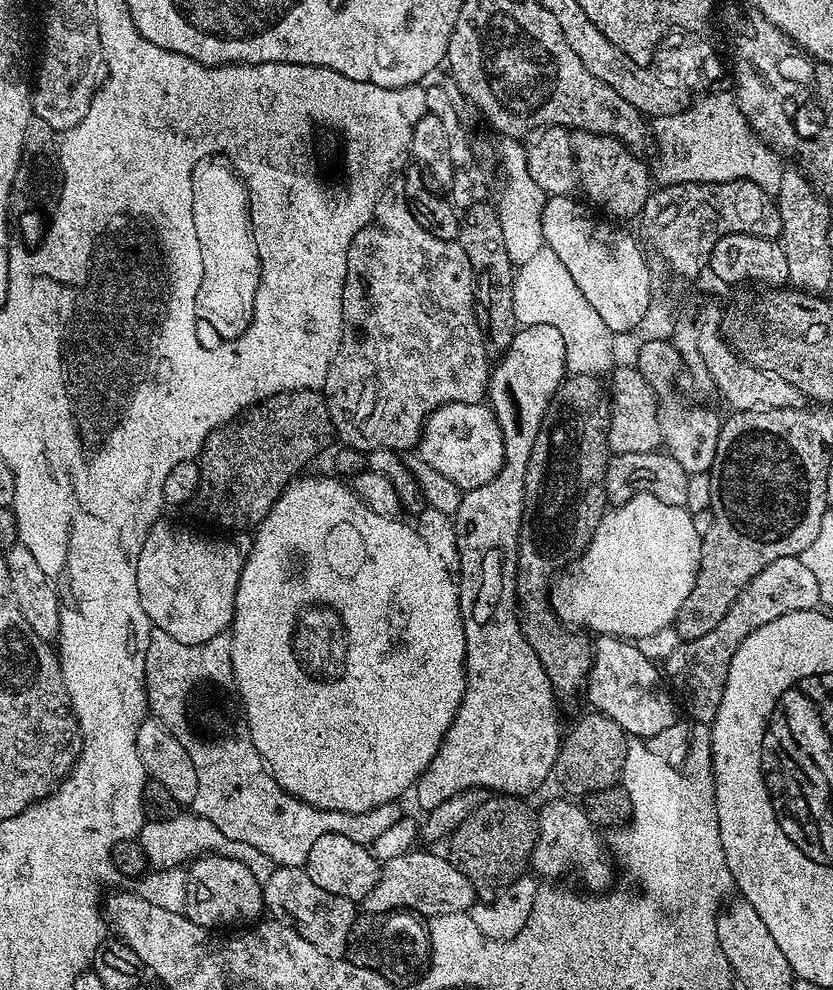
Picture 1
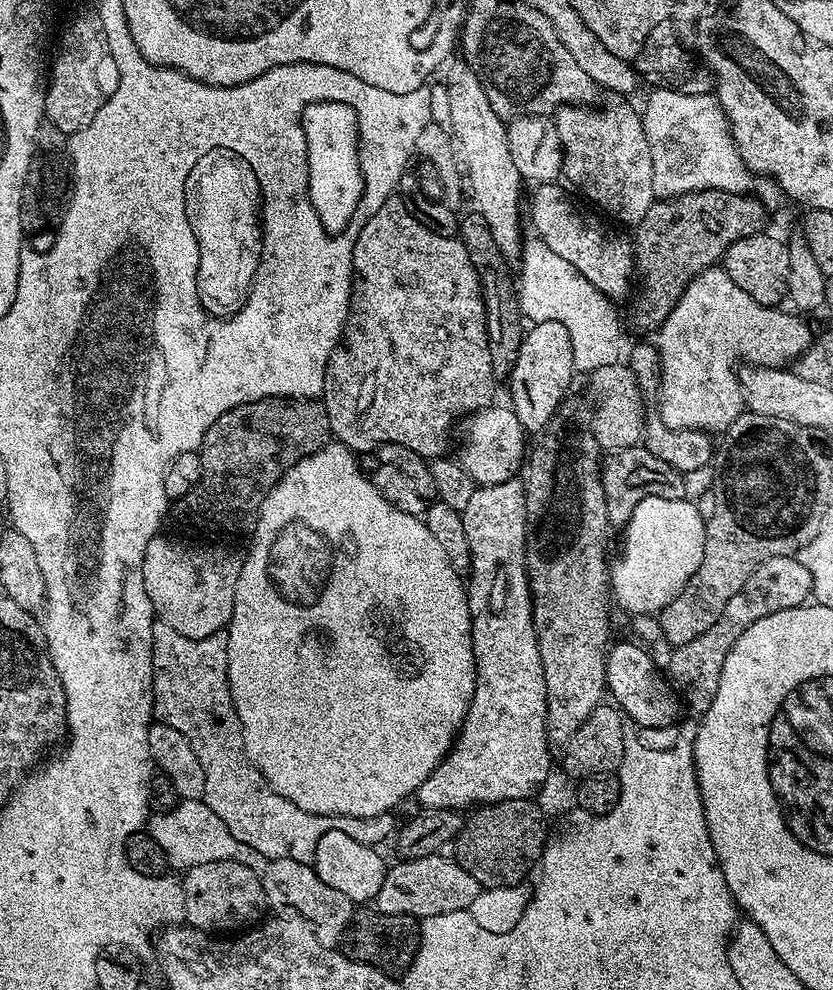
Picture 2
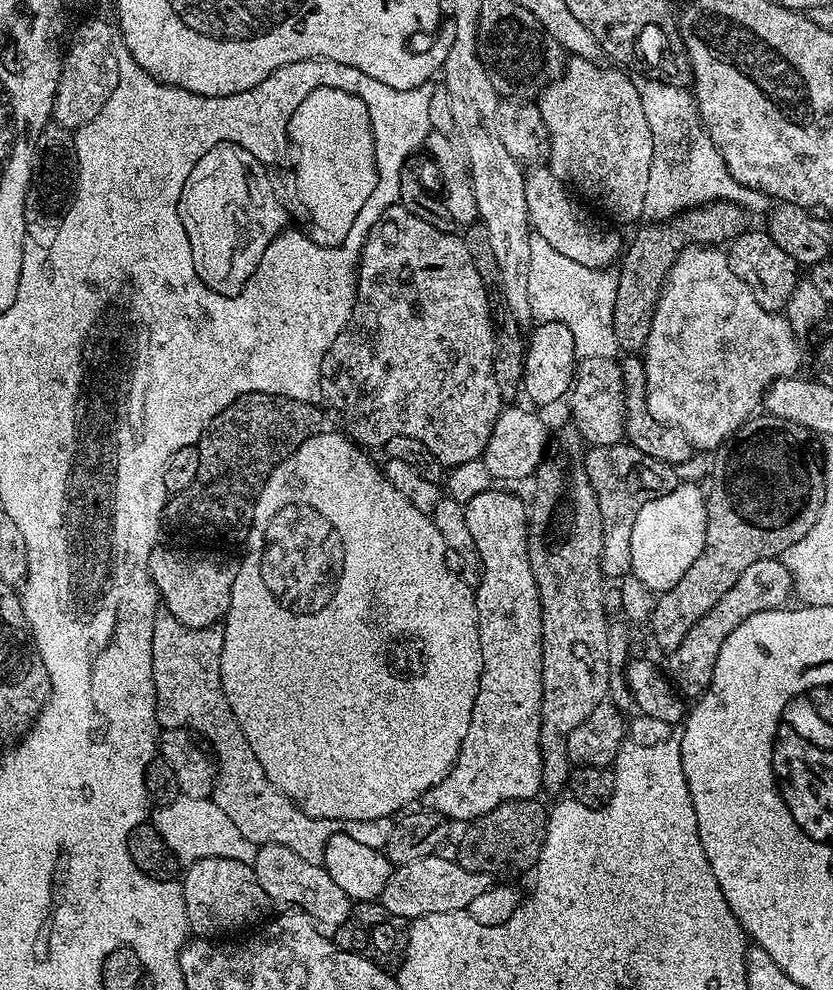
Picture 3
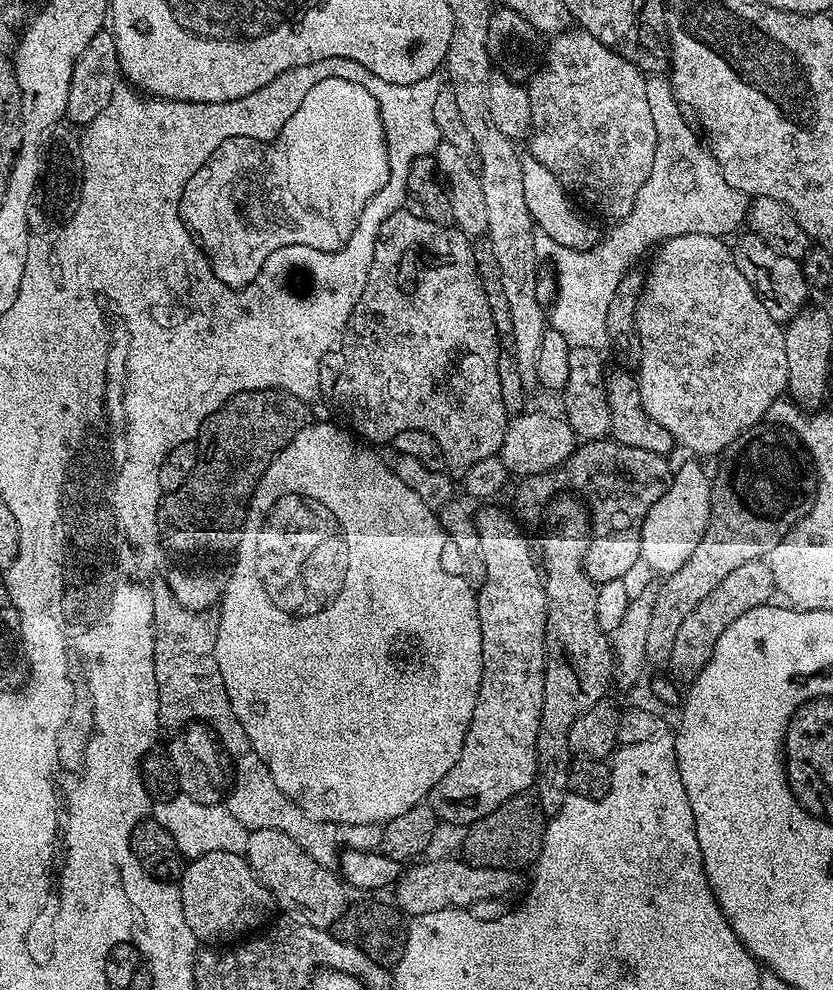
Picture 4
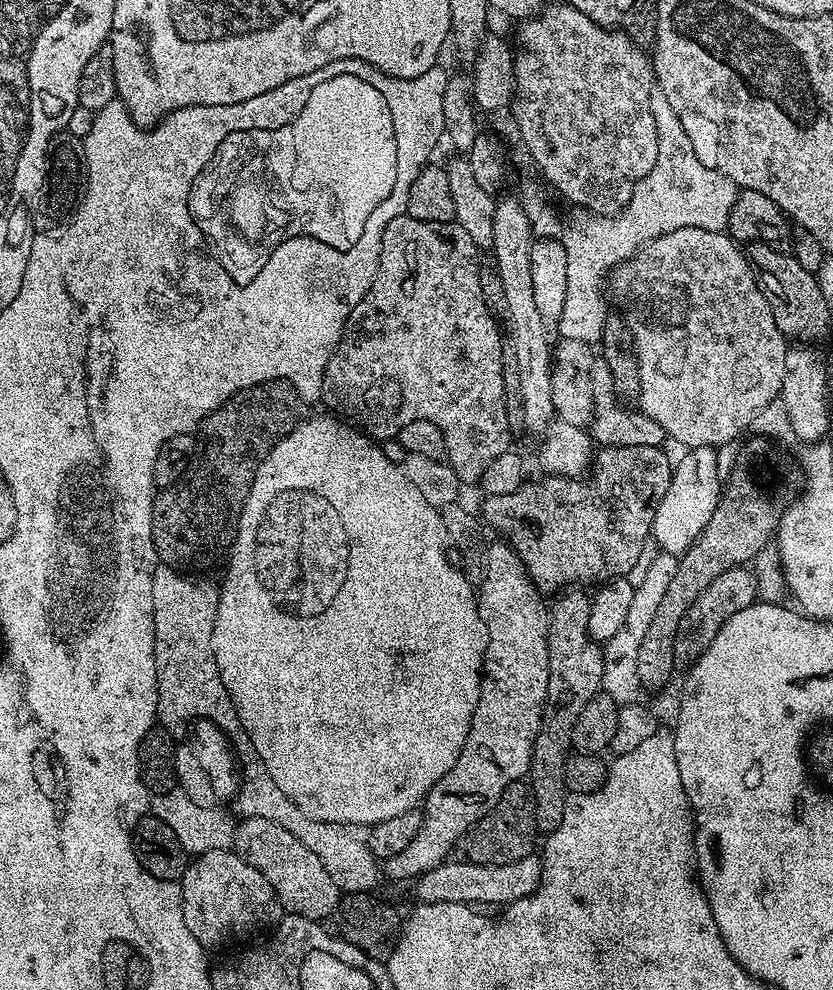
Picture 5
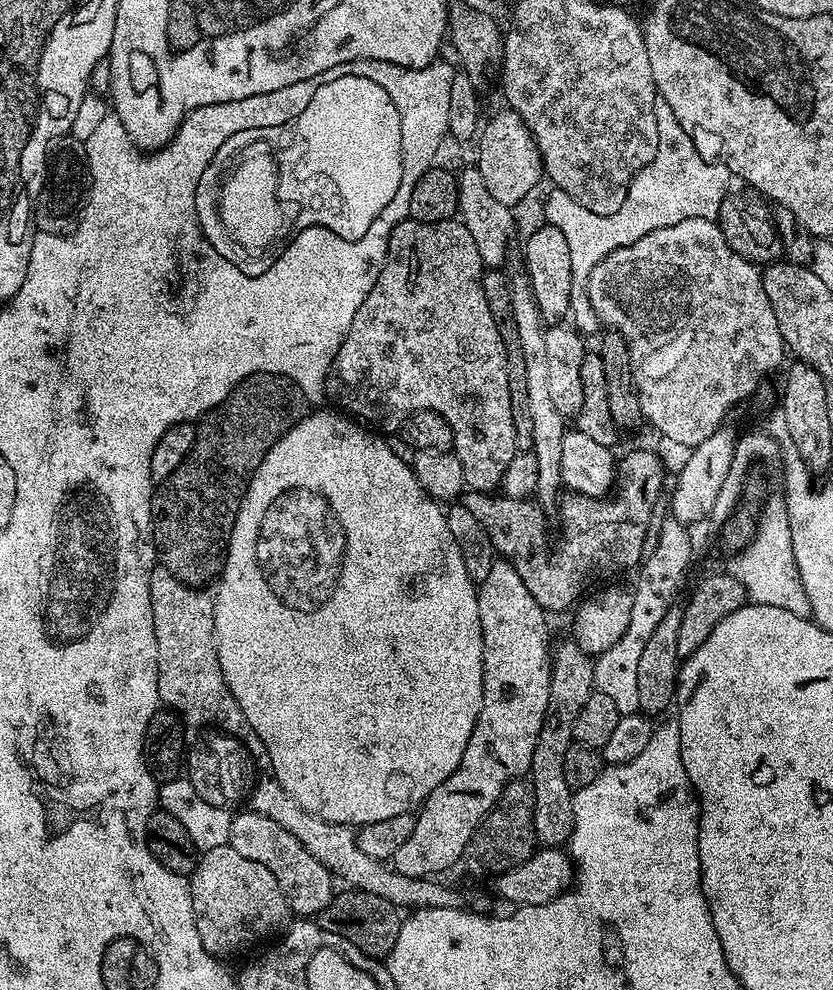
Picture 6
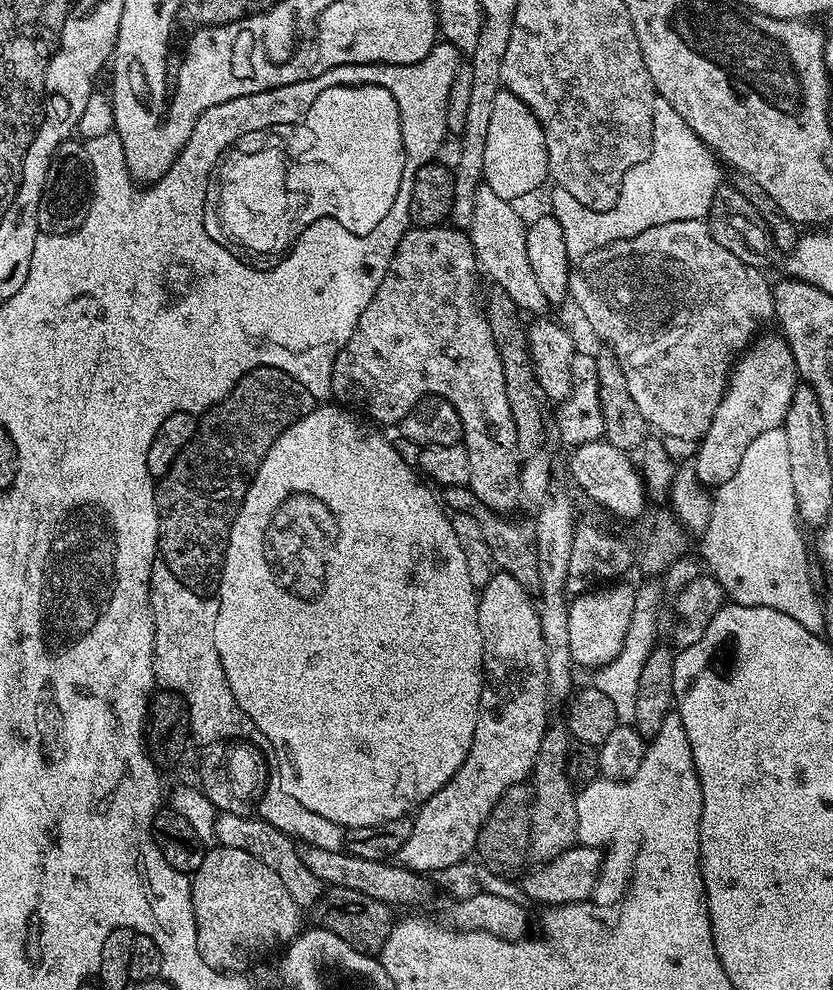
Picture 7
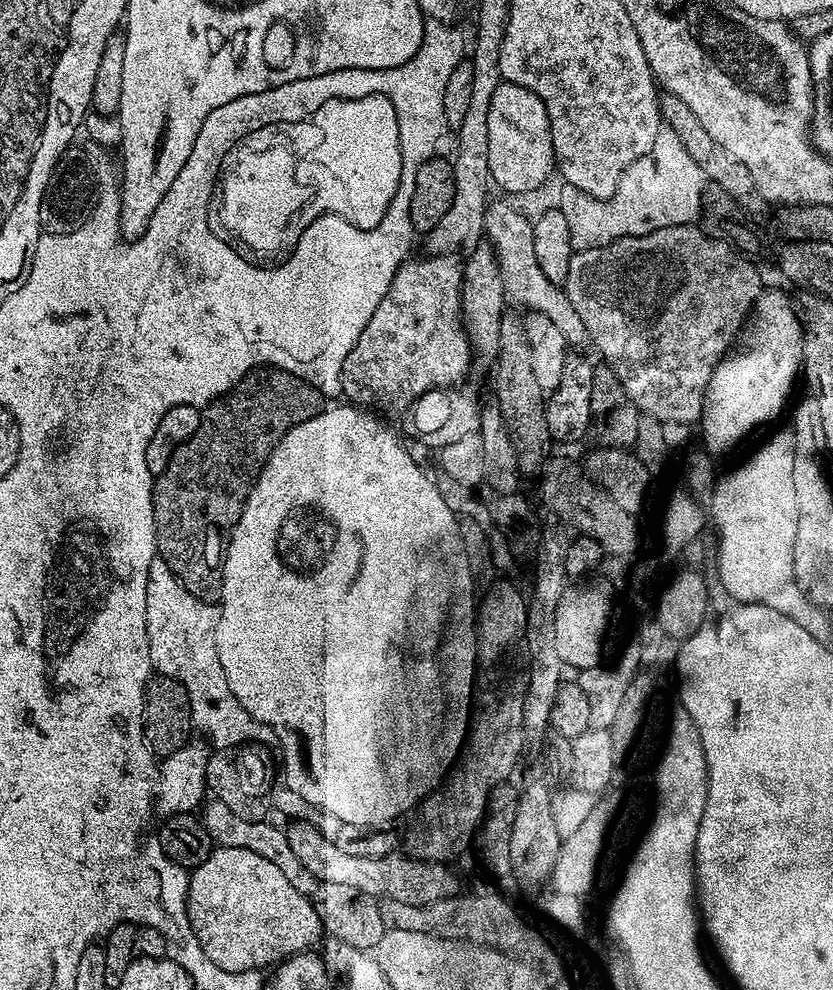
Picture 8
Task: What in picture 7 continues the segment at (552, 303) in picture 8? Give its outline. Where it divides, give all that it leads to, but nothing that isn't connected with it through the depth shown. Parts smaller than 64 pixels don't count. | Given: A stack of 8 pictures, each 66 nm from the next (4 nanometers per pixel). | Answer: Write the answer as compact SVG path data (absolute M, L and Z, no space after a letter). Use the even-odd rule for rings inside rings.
M485 186L476 189L474 198L474 214L466 229L472 239L476 251L476 263L479 271L492 279L491 283L497 288L506 290L510 298L522 310L528 308L532 314L540 314L543 308L549 307L546 294L542 294L538 286L538 278L534 278L534 269L530 266L530 258L526 255L526 220L516 213L517 205L506 198L500 198Z

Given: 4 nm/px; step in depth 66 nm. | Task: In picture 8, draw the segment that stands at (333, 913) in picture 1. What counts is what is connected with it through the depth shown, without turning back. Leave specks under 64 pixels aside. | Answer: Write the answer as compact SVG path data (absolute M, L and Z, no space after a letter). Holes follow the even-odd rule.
M215 798L209 799L203 805L202 812L203 810L202 823L206 834L212 839L213 845L221 848L254 850L254 854L262 854L262 858L266 858L266 862L274 862L274 866L278 866L278 870L282 870L282 875L290 881L290 886L294 886L294 890L298 890L306 897L311 897L317 880L310 874L310 871L302 866L301 862L298 862L296 855L293 855L283 827L275 828L274 825L267 824L267 819L264 818L259 820L238 818L238 814L234 814L234 810L230 810L230 806L226 806L226 802Z

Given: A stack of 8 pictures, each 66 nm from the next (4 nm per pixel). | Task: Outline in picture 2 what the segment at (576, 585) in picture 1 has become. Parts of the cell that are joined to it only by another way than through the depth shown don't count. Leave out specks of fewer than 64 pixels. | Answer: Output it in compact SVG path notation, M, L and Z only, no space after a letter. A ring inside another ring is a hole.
M661 496L642 498L634 506L624 532L624 553L610 568L610 592L614 604L639 618L659 613L690 582L702 562L705 517L693 501Z

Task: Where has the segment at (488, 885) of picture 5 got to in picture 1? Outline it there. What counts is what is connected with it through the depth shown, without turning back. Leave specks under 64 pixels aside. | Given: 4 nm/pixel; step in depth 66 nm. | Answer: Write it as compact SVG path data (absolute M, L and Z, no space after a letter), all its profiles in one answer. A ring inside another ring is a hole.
M411 850L385 861L374 890L370 890L362 902L363 911L386 913L404 909L424 918L468 912L477 901L478 893L461 871L447 857L441 856Z

